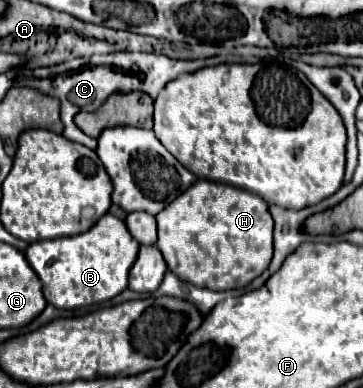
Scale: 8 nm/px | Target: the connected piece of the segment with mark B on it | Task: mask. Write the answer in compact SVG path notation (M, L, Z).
M108 212L84 234L30 244L26 258L42 282L42 292L48 304L74 310L110 300L124 292L128 288L128 272L138 256L138 248L140 244L136 244L126 224Z

